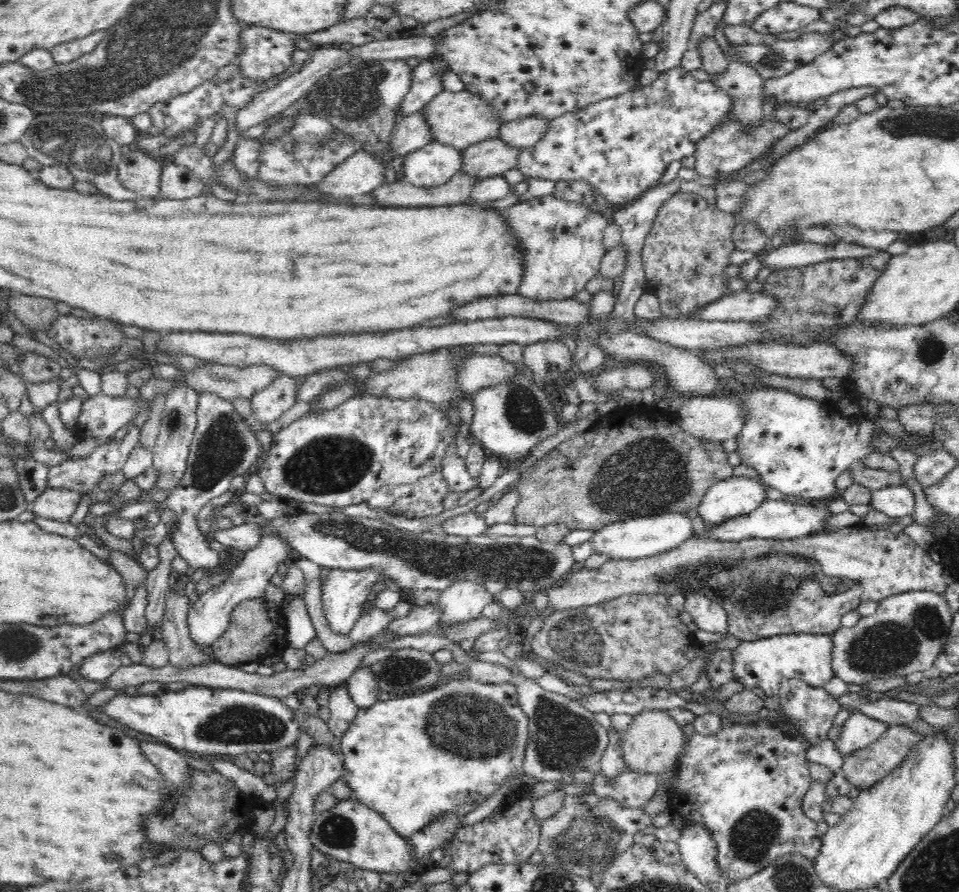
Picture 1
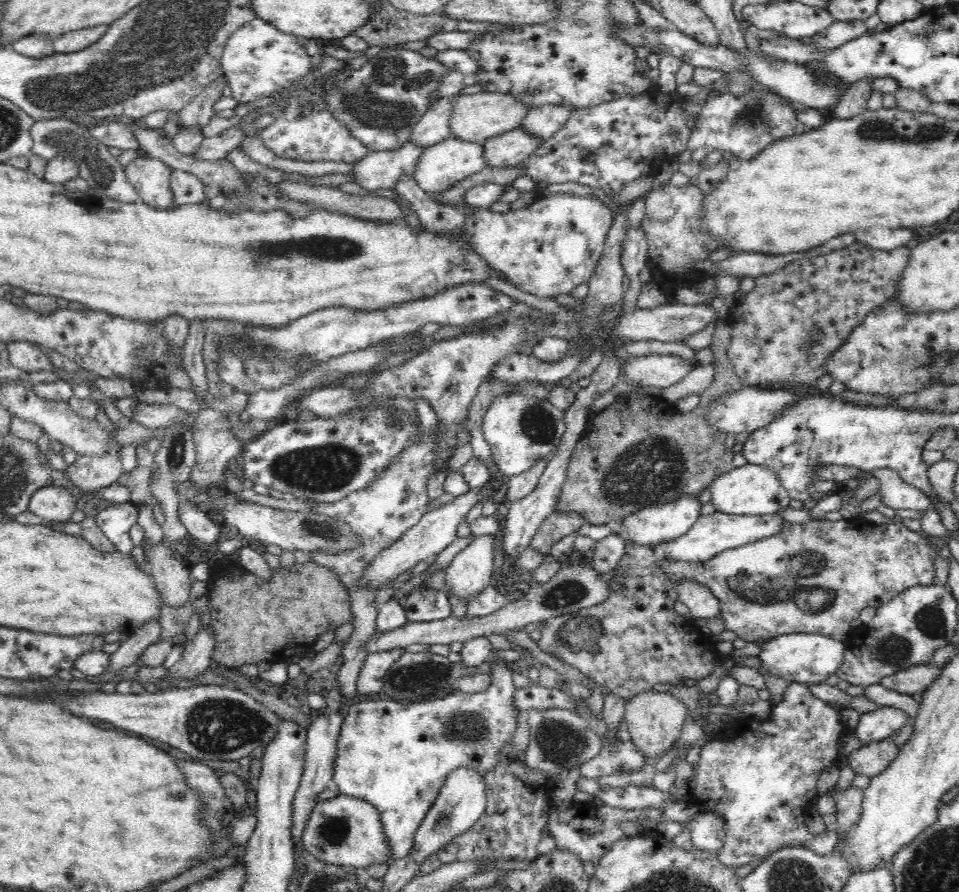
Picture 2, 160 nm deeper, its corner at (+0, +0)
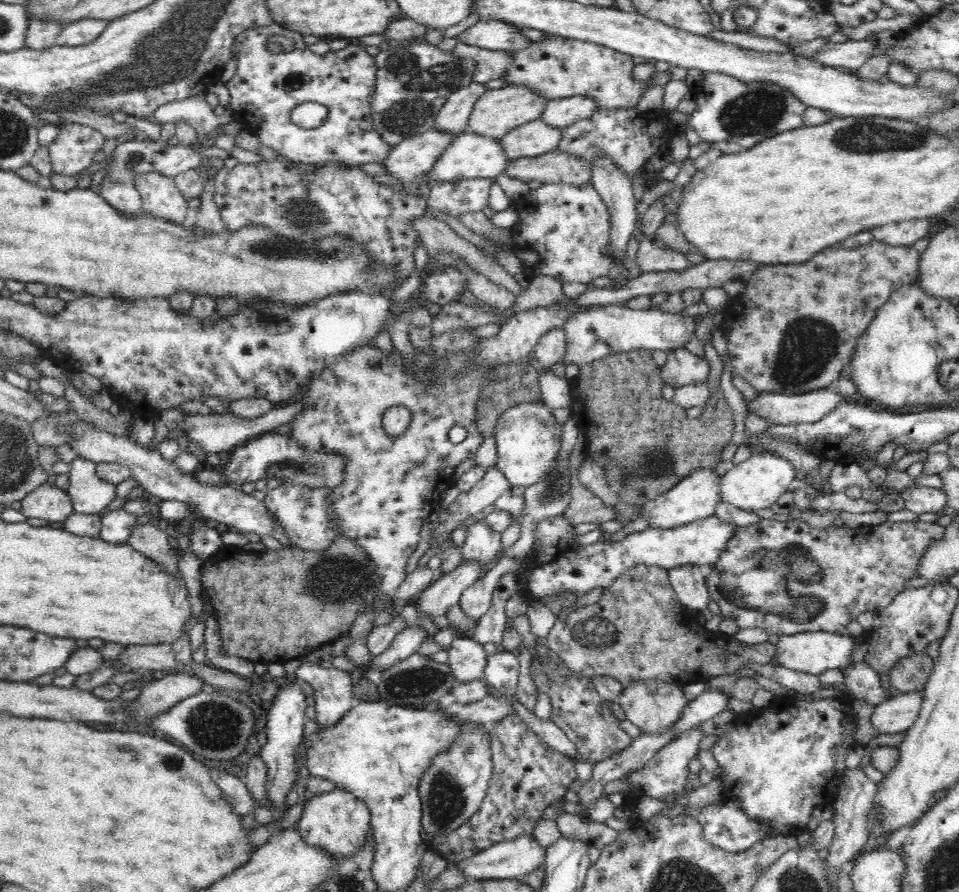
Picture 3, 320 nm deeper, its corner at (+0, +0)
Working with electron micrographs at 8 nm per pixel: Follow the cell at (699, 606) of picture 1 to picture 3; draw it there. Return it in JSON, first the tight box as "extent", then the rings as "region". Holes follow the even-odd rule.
{"extent":[669,564,711,610],"region":[[[683,564],[669,569],[669,581],[684,607],[704,610],[711,595],[706,587],[707,571],[698,565]]]}

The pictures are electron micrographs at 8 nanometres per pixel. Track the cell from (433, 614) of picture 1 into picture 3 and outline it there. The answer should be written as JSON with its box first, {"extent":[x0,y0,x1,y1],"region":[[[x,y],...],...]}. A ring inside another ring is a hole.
{"extent":[416,558,487,616],"region":[[[463,558],[456,568],[444,573],[416,597],[421,602],[419,612],[430,616],[446,614],[450,606],[459,604],[464,590],[472,586],[487,570],[486,564]]]}

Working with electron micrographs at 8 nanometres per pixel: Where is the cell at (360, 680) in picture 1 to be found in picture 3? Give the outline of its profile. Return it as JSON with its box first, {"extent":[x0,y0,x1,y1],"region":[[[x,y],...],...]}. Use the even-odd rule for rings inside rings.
{"extent":[371,625,427,669],"region":[[[413,625],[400,630],[392,644],[379,657],[371,660],[371,666],[389,669],[408,656],[418,653],[418,648],[427,637],[424,626]]]}

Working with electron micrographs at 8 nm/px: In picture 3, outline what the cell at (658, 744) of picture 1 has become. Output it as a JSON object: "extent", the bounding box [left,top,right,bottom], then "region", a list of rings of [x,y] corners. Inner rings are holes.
{"extent":[618,679,689,732],"region":[[[652,679],[634,680],[628,686],[624,686],[618,702],[627,719],[639,726],[641,732],[664,732],[680,718],[689,700],[684,697],[679,685]]]}

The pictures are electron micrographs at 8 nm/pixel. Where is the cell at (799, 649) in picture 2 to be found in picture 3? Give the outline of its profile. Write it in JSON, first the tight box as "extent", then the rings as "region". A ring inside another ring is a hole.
{"extent":[776,632,859,675],"region":[[[803,632],[795,635],[781,635],[776,647],[779,664],[792,670],[819,675],[833,668],[840,669],[852,662],[854,645],[859,640],[850,633],[839,632]]]}

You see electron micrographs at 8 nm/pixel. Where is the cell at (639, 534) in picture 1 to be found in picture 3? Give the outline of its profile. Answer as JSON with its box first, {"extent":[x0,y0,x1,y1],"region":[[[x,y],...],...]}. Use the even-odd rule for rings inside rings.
{"extent":[641,468,722,528],"region":[[[694,468],[689,476],[680,480],[676,486],[664,492],[661,496],[645,503],[641,512],[642,518],[648,520],[652,528],[674,528],[680,524],[692,522],[714,515],[716,504],[722,501],[722,478],[715,468]]]}

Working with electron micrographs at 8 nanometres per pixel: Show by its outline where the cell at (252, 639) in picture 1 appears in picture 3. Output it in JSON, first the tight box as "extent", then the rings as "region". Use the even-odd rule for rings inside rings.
{"extent":[199,512,393,663],"region":[[[330,512],[328,514],[328,523],[334,531],[334,540],[332,544],[328,544],[328,548],[324,550],[304,550],[300,548],[281,548],[281,549],[266,549],[266,551],[255,551],[246,550],[243,547],[225,545],[215,554],[212,555],[207,561],[199,564],[201,576],[202,576],[202,587],[207,592],[208,599],[211,601],[213,608],[215,608],[215,615],[220,623],[221,639],[225,652],[230,656],[238,656],[240,658],[246,658],[257,662],[270,663],[285,661],[291,661],[292,659],[298,659],[312,652],[313,650],[320,649],[325,643],[334,641],[342,636],[350,634],[352,626],[356,624],[356,618],[360,613],[376,613],[384,611],[392,611],[393,598],[390,600],[379,600],[377,596],[377,590],[382,584],[381,576],[379,575],[379,568],[377,568],[376,563],[368,556],[368,553],[355,541],[350,540],[341,534],[339,528],[339,520],[337,516]]]}

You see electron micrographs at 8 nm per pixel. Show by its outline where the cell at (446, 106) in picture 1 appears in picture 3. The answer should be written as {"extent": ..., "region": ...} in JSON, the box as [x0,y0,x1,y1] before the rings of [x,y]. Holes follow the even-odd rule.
{"extent":[466,84,548,140],"region":[[[509,84],[499,89],[488,88],[474,105],[466,131],[500,140],[513,128],[539,119],[543,115],[548,101],[541,95],[541,92],[532,90],[526,85]]]}

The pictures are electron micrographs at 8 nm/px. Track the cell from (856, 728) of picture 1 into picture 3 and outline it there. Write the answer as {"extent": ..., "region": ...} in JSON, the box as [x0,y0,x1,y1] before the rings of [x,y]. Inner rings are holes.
{"extent":[872,690,923,734],"region":[[[923,690],[896,692],[875,707],[872,724],[883,734],[907,732],[916,722],[923,703]]]}

